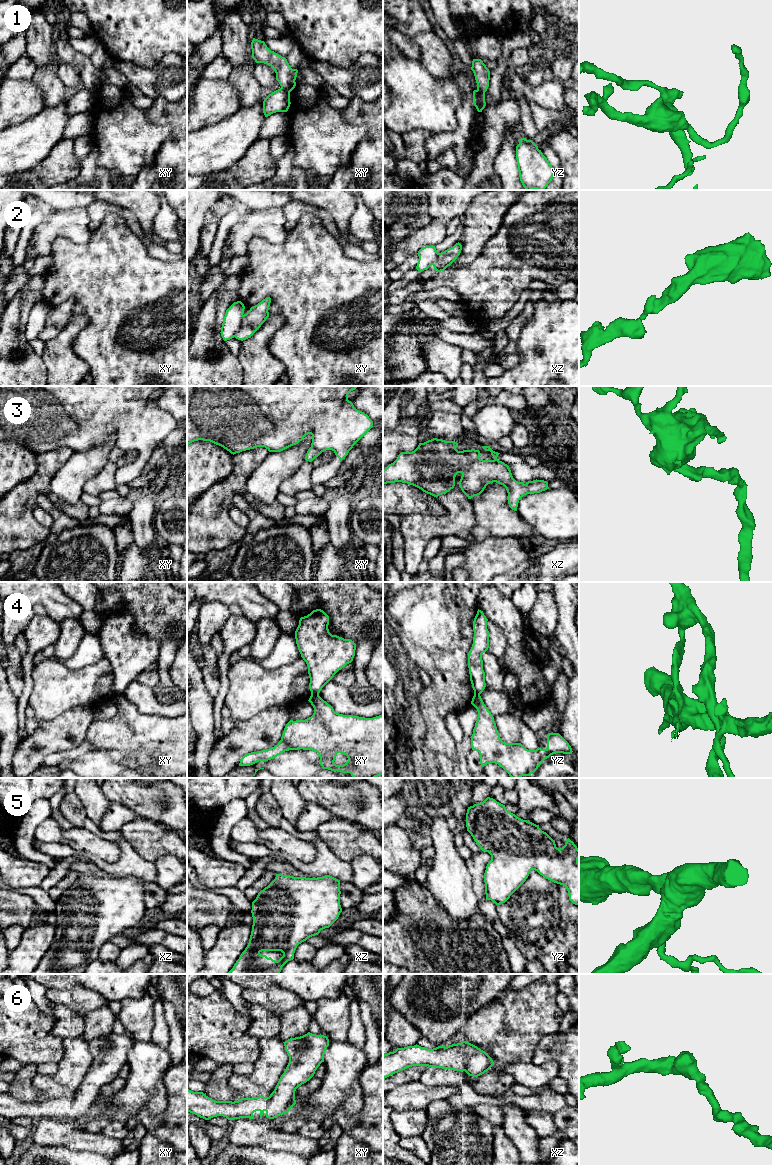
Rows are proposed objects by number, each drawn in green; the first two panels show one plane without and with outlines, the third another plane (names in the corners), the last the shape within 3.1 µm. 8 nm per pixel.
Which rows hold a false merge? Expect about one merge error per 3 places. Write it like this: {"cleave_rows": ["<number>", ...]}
{"cleave_rows": ["1", "2", "4"]}

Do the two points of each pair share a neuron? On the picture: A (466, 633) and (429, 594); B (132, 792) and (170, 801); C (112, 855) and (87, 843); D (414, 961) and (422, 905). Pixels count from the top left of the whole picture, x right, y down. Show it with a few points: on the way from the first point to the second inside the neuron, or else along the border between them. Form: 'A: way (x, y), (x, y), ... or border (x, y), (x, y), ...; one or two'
A: way (456, 623), (439, 604); one
B: way (141, 799), (161, 801); one
C: way (106, 850), (93, 844); one
D: way (422, 947), (422, 919); one

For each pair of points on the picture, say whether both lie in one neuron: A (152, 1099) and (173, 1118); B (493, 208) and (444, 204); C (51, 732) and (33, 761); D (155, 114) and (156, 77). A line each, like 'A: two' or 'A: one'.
A: two
B: two
C: one
D: two

